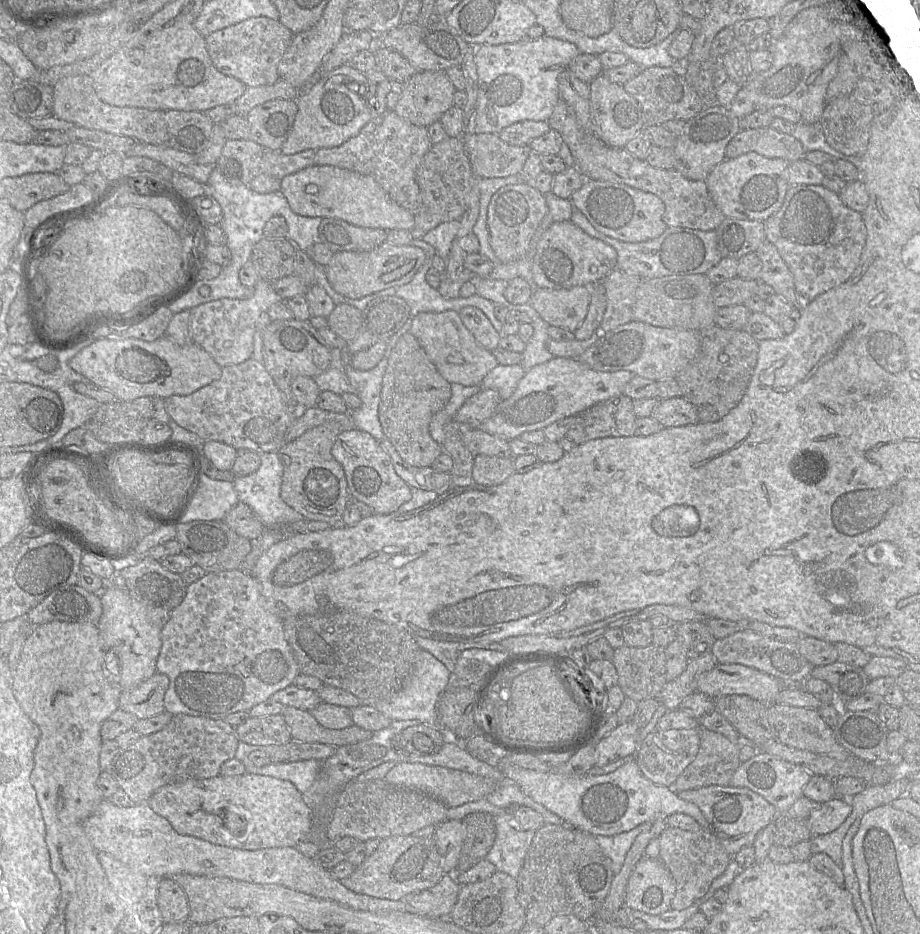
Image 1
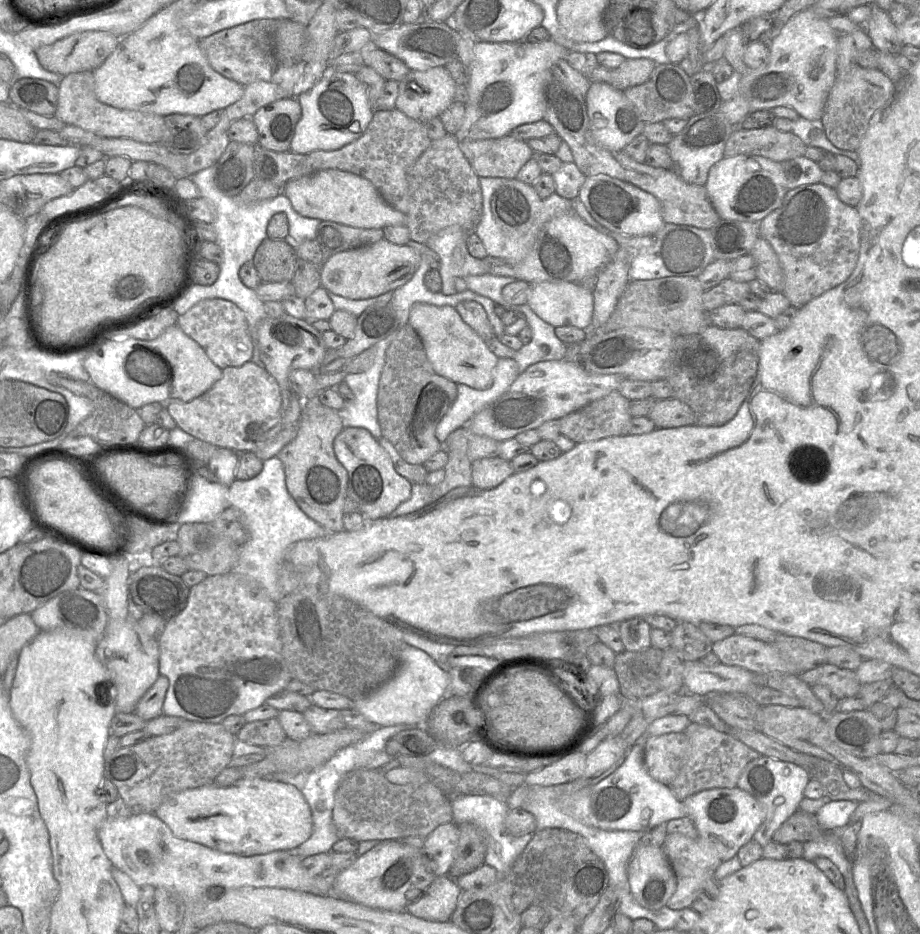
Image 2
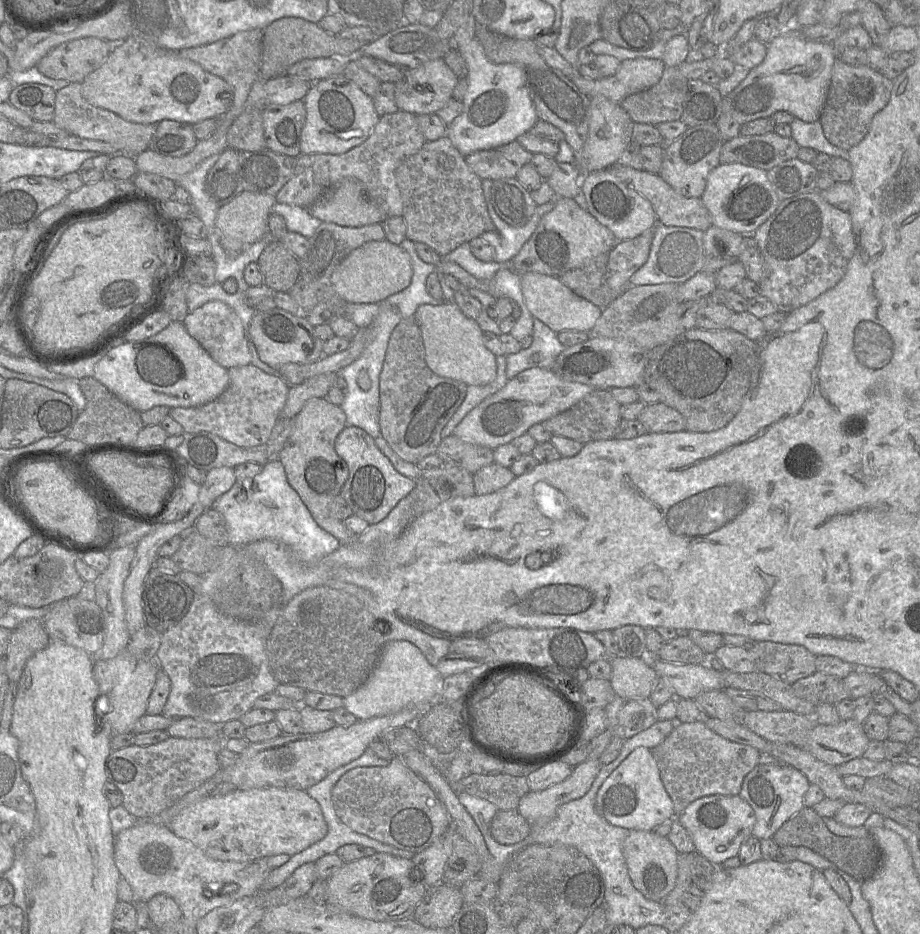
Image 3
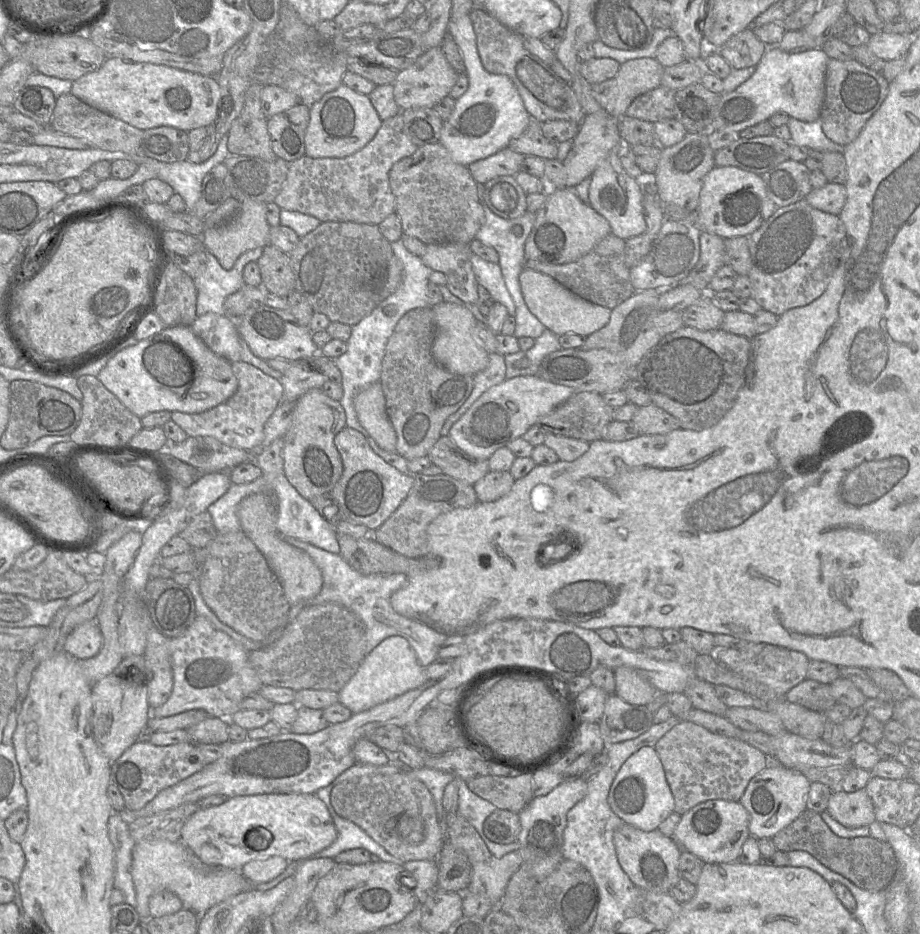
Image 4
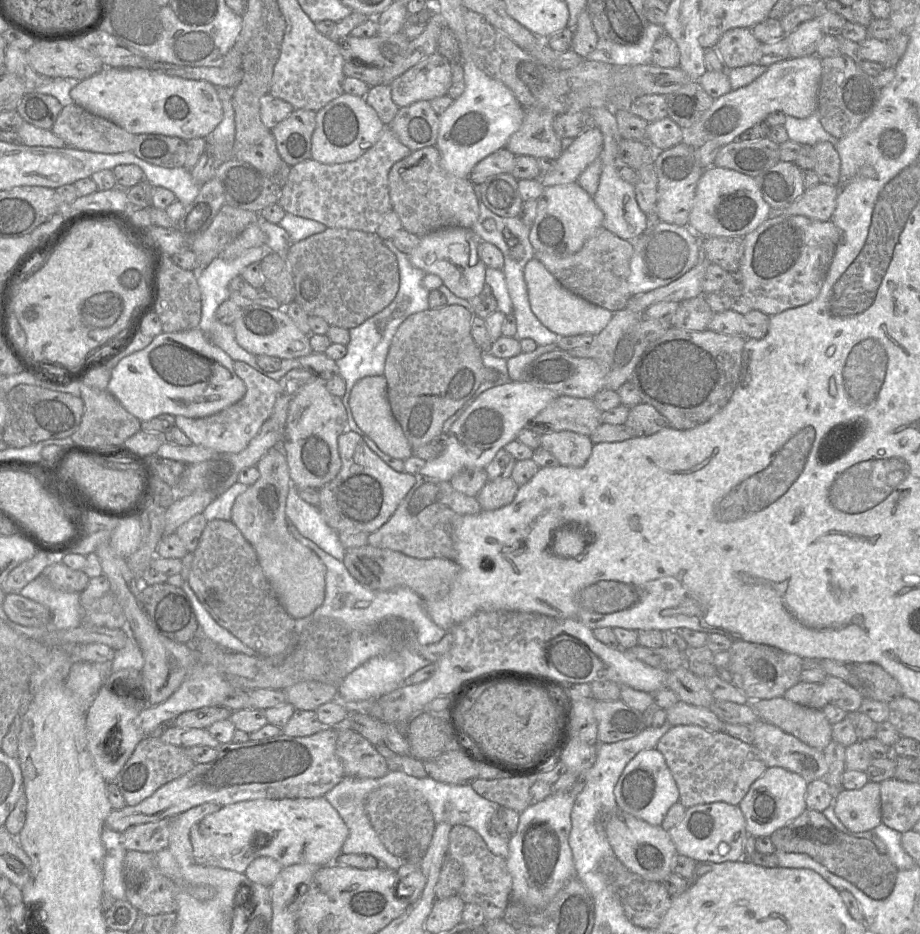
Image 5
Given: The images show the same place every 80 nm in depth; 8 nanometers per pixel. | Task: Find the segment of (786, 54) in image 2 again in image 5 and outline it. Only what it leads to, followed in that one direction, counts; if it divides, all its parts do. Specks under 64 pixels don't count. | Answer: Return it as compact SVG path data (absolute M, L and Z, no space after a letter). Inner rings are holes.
M817 54L775 62L750 84L714 99L696 123L683 129L682 142L693 148L700 147L707 141L725 146L745 130L765 121L773 112L806 118L817 111L821 74L821 58Z

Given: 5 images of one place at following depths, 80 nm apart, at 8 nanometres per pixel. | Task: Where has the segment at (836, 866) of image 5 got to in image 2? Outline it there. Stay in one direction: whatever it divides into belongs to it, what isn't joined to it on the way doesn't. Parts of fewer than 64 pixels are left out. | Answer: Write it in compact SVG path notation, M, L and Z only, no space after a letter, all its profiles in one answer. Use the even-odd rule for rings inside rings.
M797 810L773 834L772 841L787 845L792 841L813 841L826 831L821 827L816 814Z

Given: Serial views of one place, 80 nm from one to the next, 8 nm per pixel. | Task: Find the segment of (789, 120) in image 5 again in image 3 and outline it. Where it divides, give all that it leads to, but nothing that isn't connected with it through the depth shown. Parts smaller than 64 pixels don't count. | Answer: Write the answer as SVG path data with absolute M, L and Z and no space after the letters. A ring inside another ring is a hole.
M796 118L790 123L791 137L800 147L810 147L818 153L826 153L831 157L841 157L849 159L847 150L841 149L831 144L824 136L822 125L819 120L814 122L804 122Z

